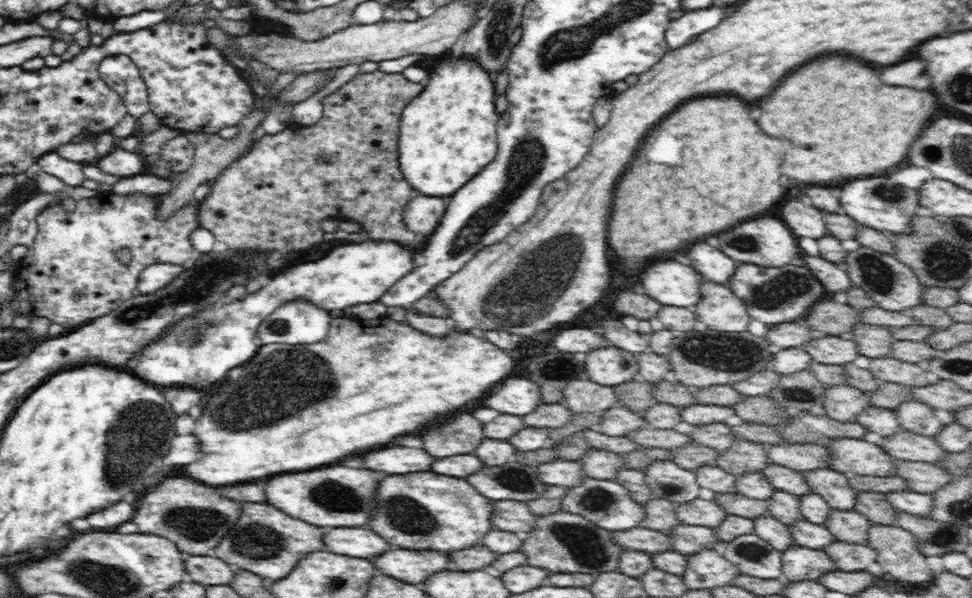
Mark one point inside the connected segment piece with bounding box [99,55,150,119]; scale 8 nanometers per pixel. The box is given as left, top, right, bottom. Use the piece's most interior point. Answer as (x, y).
(120, 73)

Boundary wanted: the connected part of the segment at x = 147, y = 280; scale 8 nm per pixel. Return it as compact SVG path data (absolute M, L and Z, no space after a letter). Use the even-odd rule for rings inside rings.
M158 263L144 268L138 276L136 293L140 295L152 294L164 288L174 278L178 278L188 264Z

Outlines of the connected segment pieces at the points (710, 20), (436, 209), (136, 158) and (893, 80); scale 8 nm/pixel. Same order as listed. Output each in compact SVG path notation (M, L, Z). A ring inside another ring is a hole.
M712 5L712 8L696 9L696 12L690 11L688 14L680 16L678 20L670 22L670 26L666 29L666 43L670 46L669 50L686 46L694 40L694 36L714 28L714 24L720 24L726 18L724 8ZM714 12L718 12L718 16L714 16Z
M415 193L403 210L405 227L414 234L424 234L428 238L441 221L446 207L446 202L440 196Z
M115 146L108 156L102 156L98 162L100 171L120 178L147 174L145 172L148 172L149 167L137 151L126 151L119 146Z
M910 60L902 62L890 68L884 68L880 72L880 80L888 86L908 86L916 90L928 90L932 86L932 80L924 74L926 62L920 60Z

